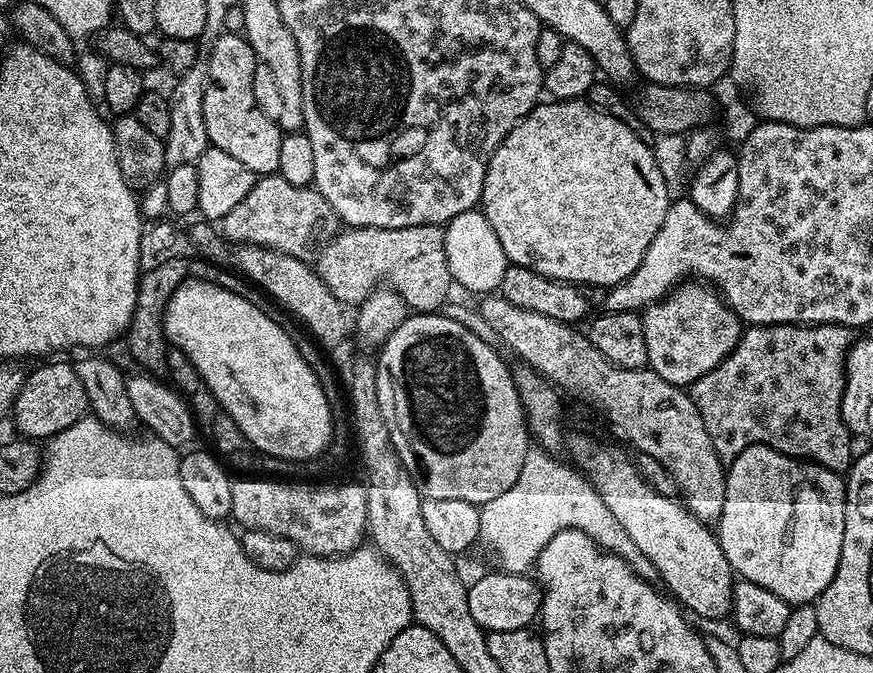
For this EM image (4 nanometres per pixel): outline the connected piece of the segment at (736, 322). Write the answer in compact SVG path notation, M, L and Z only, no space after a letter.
M681 282L668 293L664 299L659 300L656 304L651 304L650 307L643 309L640 316L642 322L642 334L646 338L646 358L648 359L647 367L658 374L658 378L666 378L666 382L671 384L678 384L681 386L691 386L698 378L702 378L706 374L710 374L710 370L714 370L718 367L728 355L736 348L736 343L740 341L740 334L742 331L742 321L739 316L736 315L736 311L728 305L724 297L716 291L713 285L707 282Z

